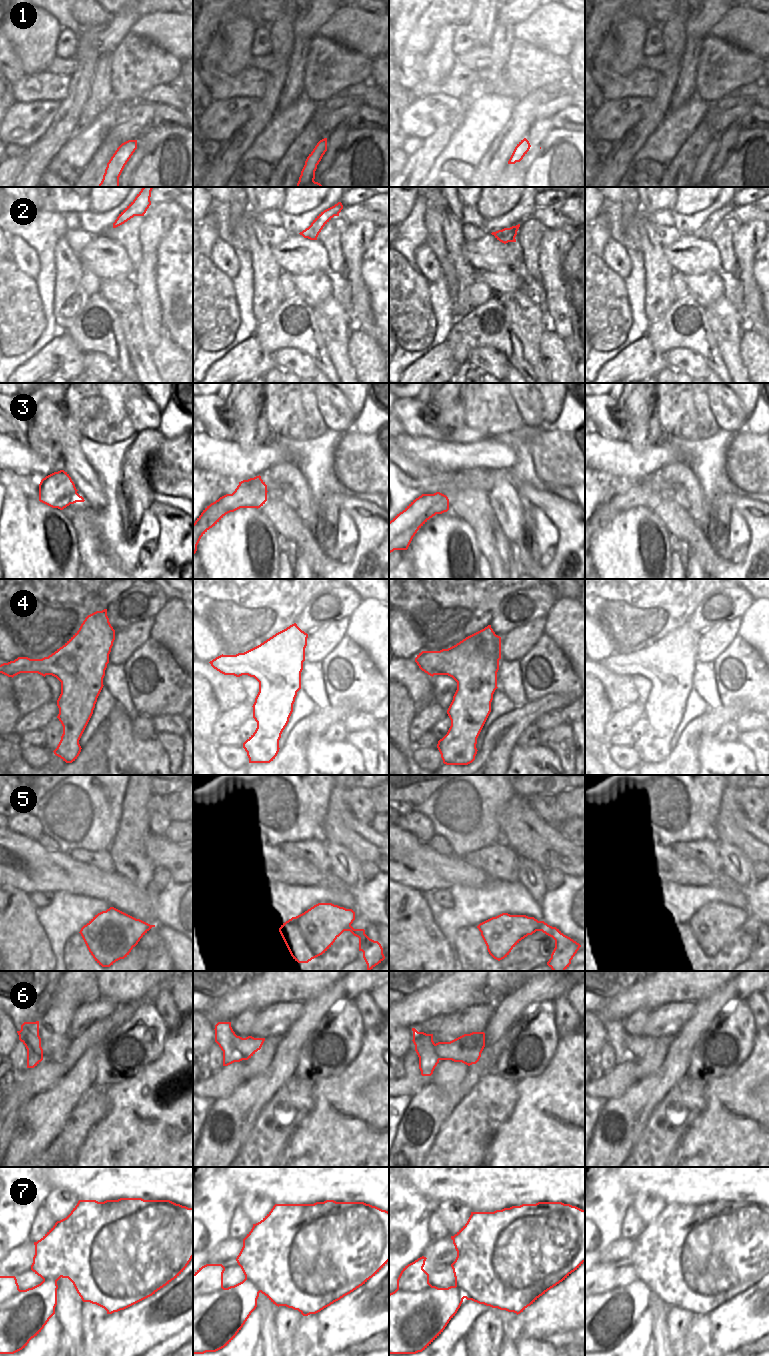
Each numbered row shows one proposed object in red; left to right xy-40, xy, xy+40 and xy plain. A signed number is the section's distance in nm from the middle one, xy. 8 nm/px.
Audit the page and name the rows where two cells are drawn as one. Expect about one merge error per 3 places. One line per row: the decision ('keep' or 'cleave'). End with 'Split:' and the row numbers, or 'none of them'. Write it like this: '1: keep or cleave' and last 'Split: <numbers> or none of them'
1: keep
2: keep
3: keep
4: keep
5: keep
6: keep
7: cleave
Split: 7

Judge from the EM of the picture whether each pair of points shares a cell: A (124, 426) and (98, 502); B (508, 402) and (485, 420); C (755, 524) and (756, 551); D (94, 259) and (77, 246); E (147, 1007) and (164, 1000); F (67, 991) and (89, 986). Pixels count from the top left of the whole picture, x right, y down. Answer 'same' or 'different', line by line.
A: same
B: different
C: same
D: different
E: different
F: different

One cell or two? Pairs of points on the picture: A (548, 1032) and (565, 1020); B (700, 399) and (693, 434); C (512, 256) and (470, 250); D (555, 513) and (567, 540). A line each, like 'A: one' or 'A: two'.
A: two
B: one
C: one
D: one

